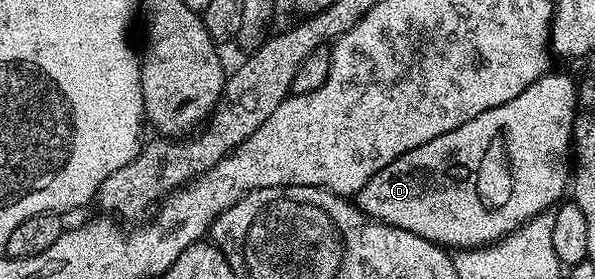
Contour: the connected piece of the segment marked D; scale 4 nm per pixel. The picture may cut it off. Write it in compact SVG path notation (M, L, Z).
M549 71L541 79L537 79L529 87L525 87L525 91L521 91L521 95L517 95L517 99L509 99L509 103L501 103L501 107L493 107L489 111L481 111L481 115L477 115L477 119L469 119L469 123L461 123L461 127L453 127L453 131L445 131L445 135L437 135L437 139L429 139L429 143L421 143L421 147L413 147L413 151L405 151L405 155L401 155L397 159L393 159L393 163L389 163L389 167L381 167L381 171L377 171L377 175L373 175L369 179L369 183L365 183L365 187L361 187L359 193L354 194L354 204L358 205L359 209L372 221L380 221L386 225L392 225L397 227L401 231L409 231L413 235L421 235L421 239L429 239L435 242L437 245L442 245L451 251L458 251L460 249L478 249L481 245L490 245L496 241L507 237L509 234L514 233L519 226L524 225L527 221L532 221L539 213L548 212L560 200L559 196L563 192L568 192L569 178L573 173L573 142L571 140L571 132L575 126L575 99L577 96L577 81L573 76L570 77L567 73L555 73L555 71Z

